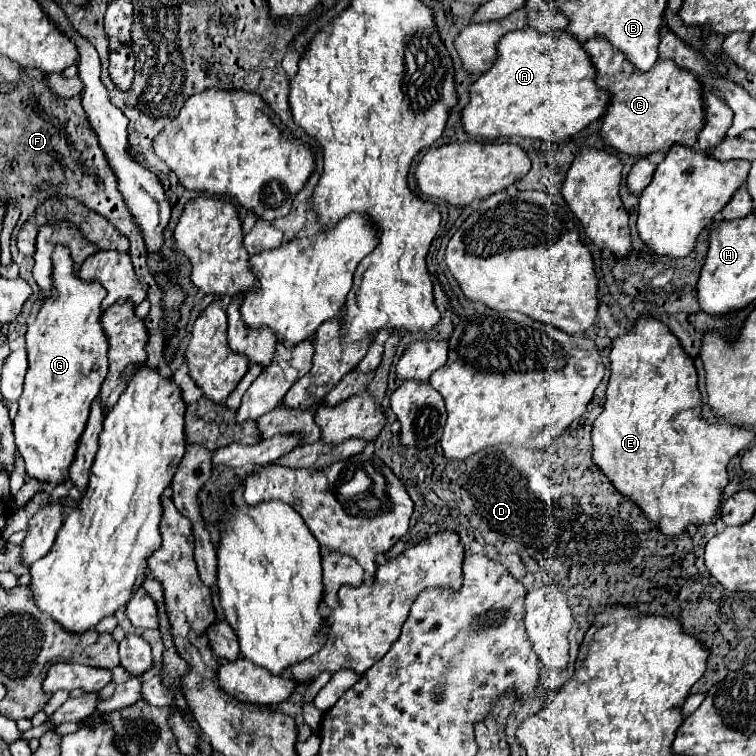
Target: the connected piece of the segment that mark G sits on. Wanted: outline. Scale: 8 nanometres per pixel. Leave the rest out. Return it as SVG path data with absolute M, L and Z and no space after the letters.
M56 247L54 251L54 285L52 297L46 299L36 313L36 317L28 323L26 331L26 349L28 349L28 373L24 381L24 393L18 399L18 415L14 417L14 437L16 447L26 463L26 473L40 483L46 483L50 489L68 481L68 469L74 463L76 449L80 437L86 429L86 419L90 413L90 405L96 399L100 385L108 373L108 341L104 339L104 331L100 327L100 303L106 297L106 291L100 283L82 283L72 273L70 251L64 247Z

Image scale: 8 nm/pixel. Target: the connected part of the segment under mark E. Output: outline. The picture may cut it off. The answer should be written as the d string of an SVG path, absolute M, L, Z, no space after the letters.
M640 319L636 323L636 327L632 329L632 333L618 337L612 341L612 353L610 353L610 383L608 383L608 391L606 391L606 405L604 411L598 415L598 419L594 421L594 429L592 429L592 447L594 447L594 455L592 461L602 469L602 473L610 479L610 483L616 487L618 493L622 493L624 497L628 497L632 503L636 503L642 513L650 519L652 525L656 525L666 537L674 539L682 533L688 531L690 525L700 527L700 525L708 525L716 519L718 515L718 507L720 507L720 497L724 487L728 485L728 475L726 475L726 465L730 461L730 457L734 457L742 447L746 447L752 439L754 433L744 429L744 427L736 427L730 423L716 423L710 425L700 417L700 409L702 409L702 399L698 393L698 377L696 377L696 369L692 359L682 351L678 339L668 331L666 325L662 325L660 321L646 321Z

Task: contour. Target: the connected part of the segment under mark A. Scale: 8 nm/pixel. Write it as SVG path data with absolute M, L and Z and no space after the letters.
M532 27L516 29L500 37L496 51L496 61L470 85L470 101L460 111L462 127L470 137L502 139L518 135L544 141L562 141L582 131L588 123L596 121L604 113L608 105L608 95L600 91L594 83L596 69L582 45L566 31L540 33Z

